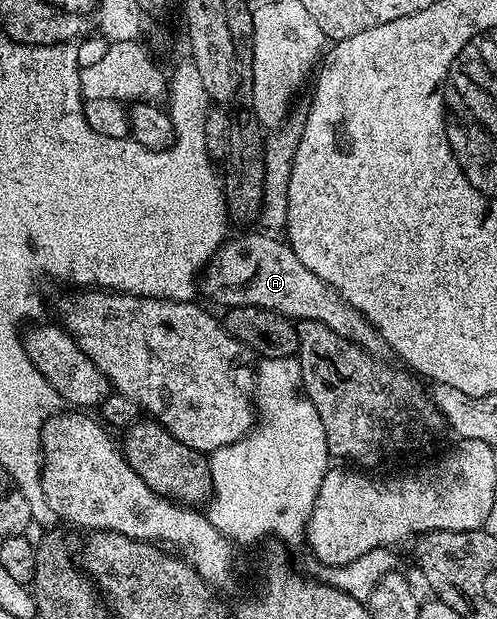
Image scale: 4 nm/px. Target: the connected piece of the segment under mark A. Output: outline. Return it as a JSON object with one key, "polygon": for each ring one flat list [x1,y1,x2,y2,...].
{"polygon":[[257,232,246,233,243,237,231,236,223,241,200,274,201,296,203,293,211,297,221,307,254,305,258,309,276,311,295,323,319,321,324,323,324,327,332,327,336,335,375,355,387,348,386,341,375,331,374,324,356,311,356,307,349,305,331,285,324,283,320,275,312,275,312,271,296,259,296,251,292,251,289,243,277,236]]}

